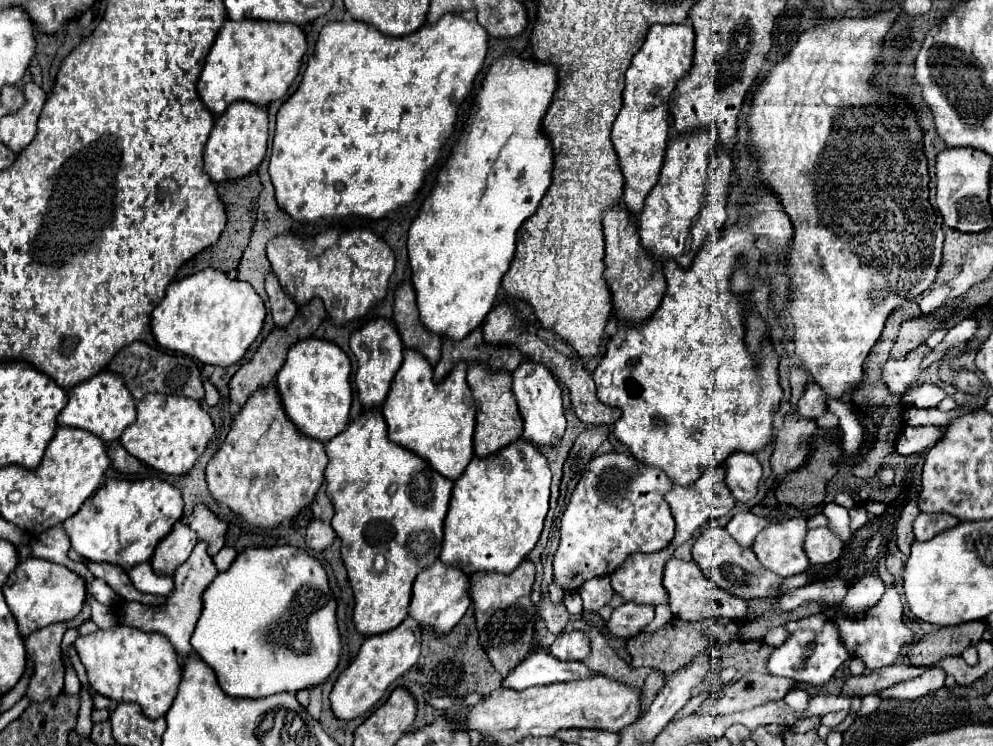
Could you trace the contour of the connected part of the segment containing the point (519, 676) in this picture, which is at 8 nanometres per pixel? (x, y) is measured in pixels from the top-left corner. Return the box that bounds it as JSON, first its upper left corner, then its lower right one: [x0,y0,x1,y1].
[503,652,595,690]

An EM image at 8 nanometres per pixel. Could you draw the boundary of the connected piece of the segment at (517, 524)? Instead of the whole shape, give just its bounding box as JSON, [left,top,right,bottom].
[441,438,549,574]

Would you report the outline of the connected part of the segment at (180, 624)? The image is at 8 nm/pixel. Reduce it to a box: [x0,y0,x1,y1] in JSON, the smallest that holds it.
[119,542,217,656]

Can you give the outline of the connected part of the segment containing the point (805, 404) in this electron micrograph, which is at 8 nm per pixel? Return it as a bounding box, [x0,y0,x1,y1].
[797,378,827,418]

